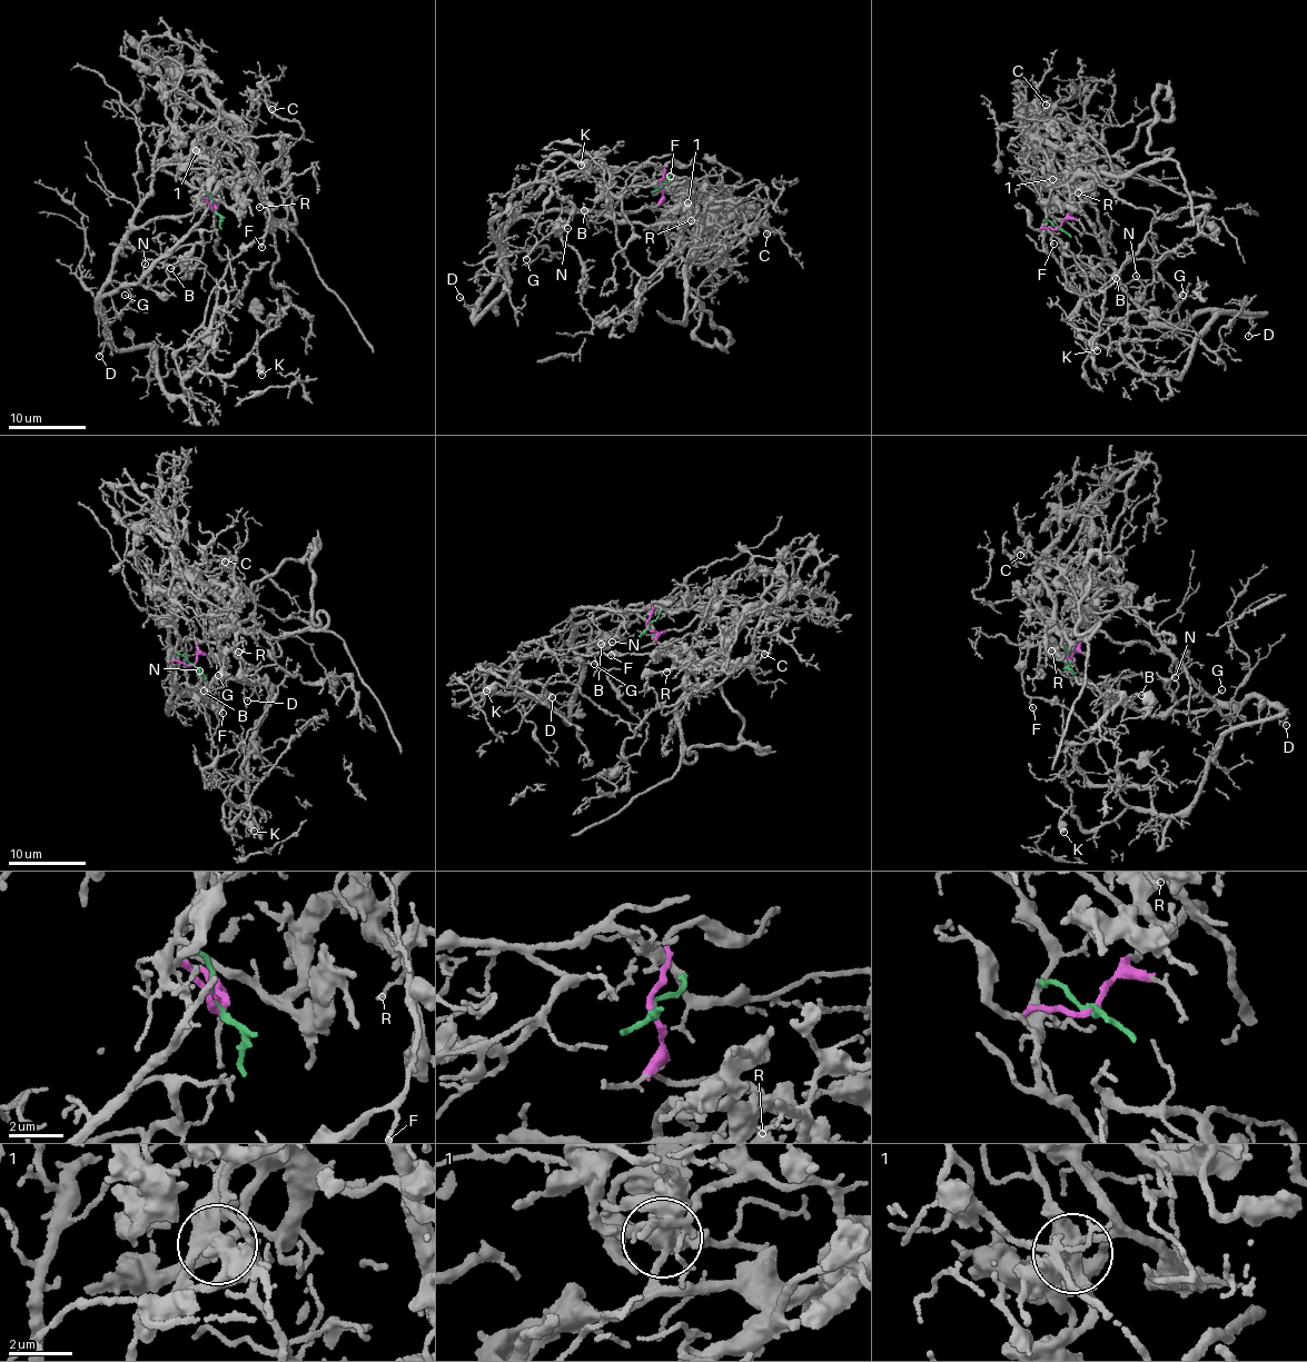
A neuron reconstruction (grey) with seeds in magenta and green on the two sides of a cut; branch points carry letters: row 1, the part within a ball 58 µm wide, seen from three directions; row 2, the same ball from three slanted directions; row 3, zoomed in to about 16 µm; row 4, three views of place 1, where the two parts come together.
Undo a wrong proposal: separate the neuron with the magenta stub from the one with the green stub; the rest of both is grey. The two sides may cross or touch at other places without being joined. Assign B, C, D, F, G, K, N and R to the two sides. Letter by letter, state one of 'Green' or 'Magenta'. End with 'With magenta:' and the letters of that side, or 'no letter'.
B: Green
C: Magenta
D: Green
F: Magenta
G: Green
K: Green
N: Green
R: Magenta
With magenta: C, F, R

